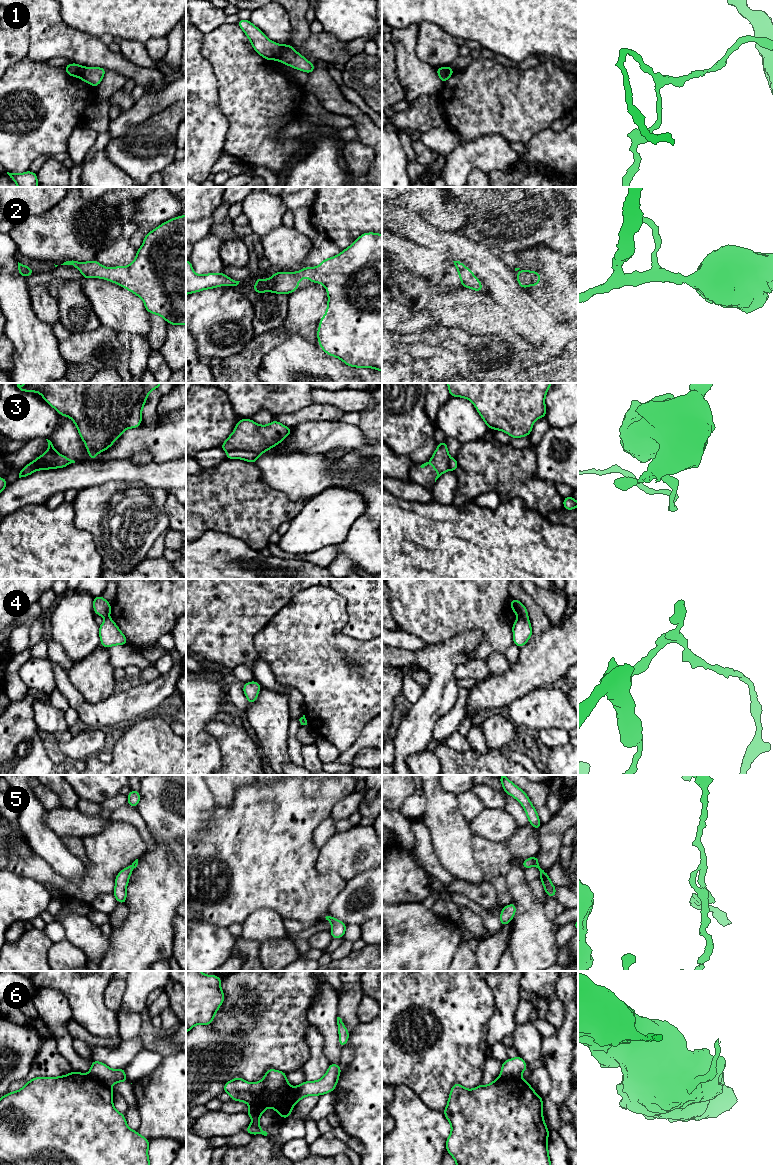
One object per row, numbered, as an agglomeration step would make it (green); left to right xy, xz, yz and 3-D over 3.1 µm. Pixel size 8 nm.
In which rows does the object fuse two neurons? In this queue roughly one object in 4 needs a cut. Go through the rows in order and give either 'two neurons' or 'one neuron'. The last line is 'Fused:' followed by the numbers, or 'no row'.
1: two neurons
2: one neuron
3: two neurons
4: two neurons
5: one neuron
6: one neuron
Fused: 1, 3, 4

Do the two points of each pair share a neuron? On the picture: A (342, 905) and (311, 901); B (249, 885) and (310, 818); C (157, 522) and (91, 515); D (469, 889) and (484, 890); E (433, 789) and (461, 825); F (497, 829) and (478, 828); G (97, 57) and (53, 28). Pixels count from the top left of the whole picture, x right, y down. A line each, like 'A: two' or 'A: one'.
A: two
B: one
C: one
D: one
E: one
F: one
G: one

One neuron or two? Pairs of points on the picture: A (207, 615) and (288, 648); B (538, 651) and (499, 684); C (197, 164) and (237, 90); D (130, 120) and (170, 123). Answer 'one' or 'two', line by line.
A: two
B: one
C: two
D: two

